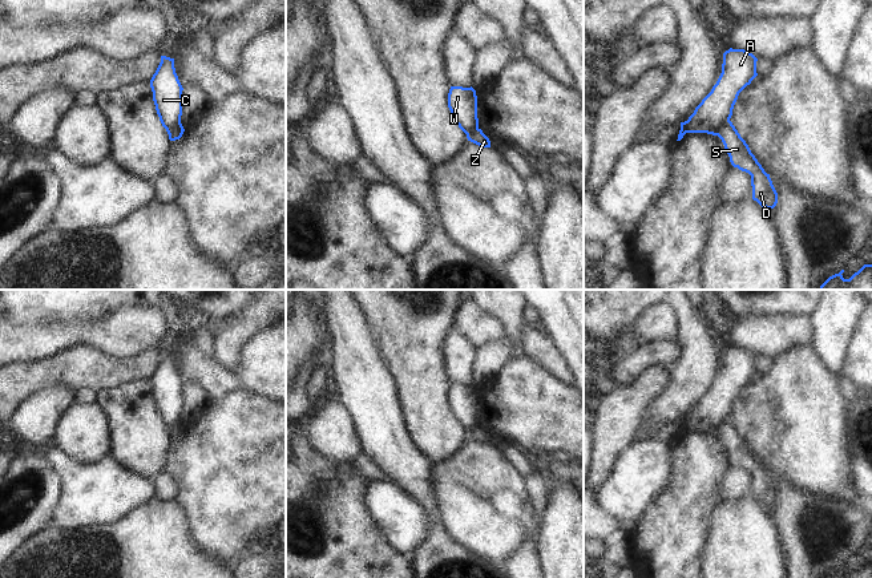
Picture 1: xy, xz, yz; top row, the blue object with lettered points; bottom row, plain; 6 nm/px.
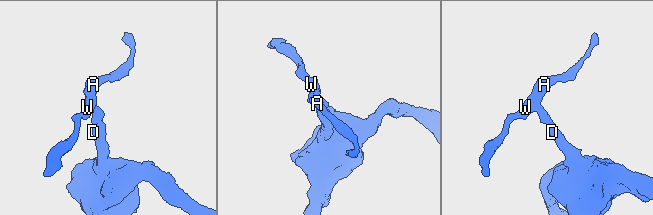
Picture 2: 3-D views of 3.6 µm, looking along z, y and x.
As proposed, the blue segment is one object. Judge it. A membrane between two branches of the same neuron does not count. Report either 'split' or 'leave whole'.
split

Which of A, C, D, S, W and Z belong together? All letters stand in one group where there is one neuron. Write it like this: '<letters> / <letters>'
A C W / D S Z

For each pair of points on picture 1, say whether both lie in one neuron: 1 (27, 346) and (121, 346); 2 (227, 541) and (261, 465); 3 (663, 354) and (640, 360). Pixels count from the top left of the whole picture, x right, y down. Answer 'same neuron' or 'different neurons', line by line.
1: same neuron
2: same neuron
3: same neuron

